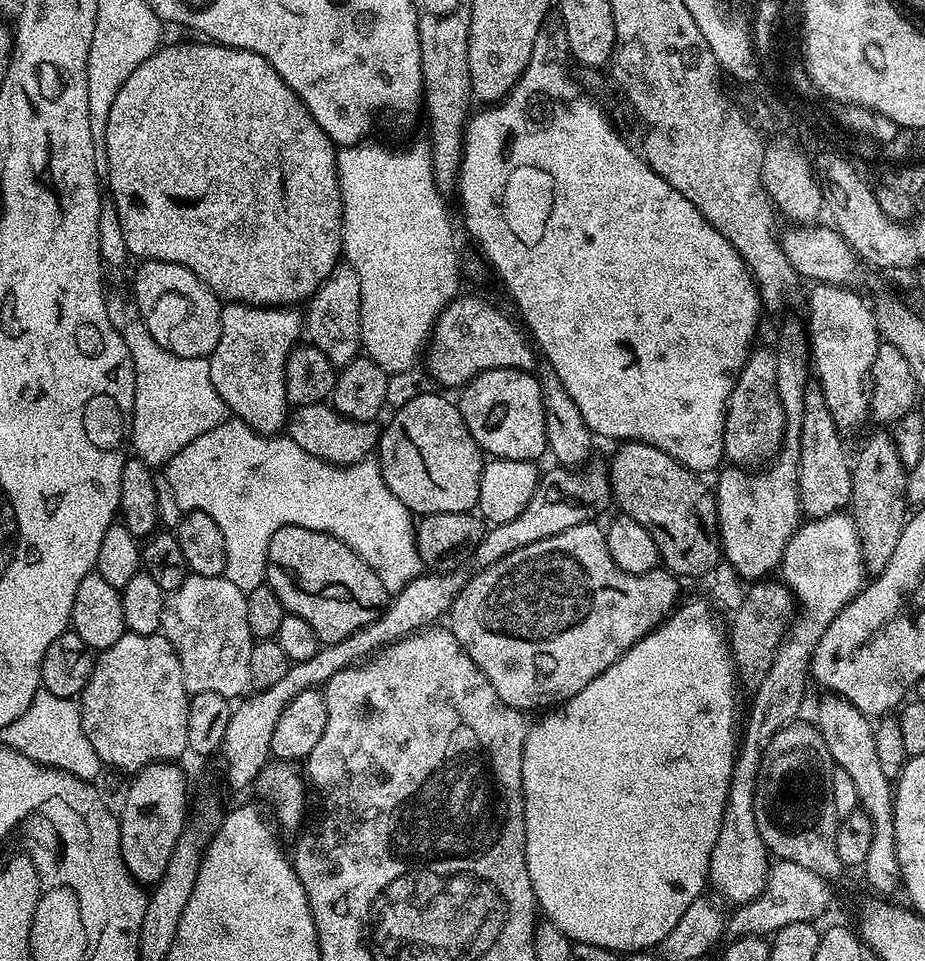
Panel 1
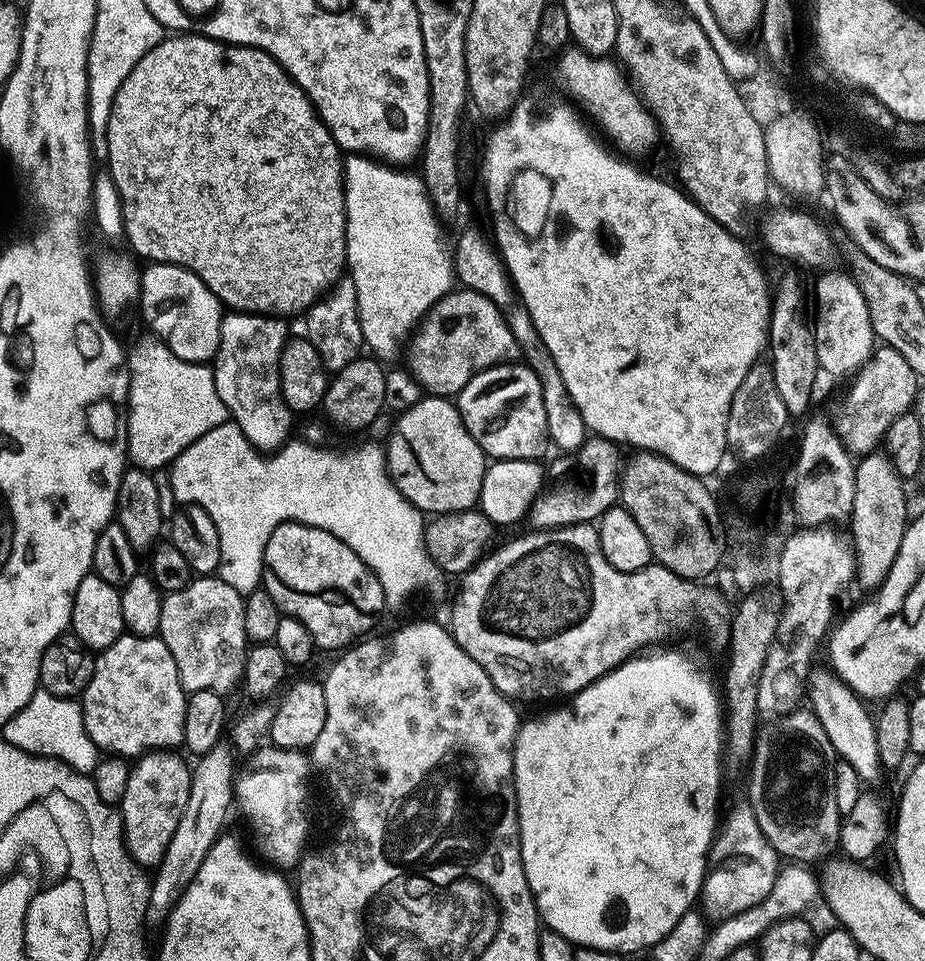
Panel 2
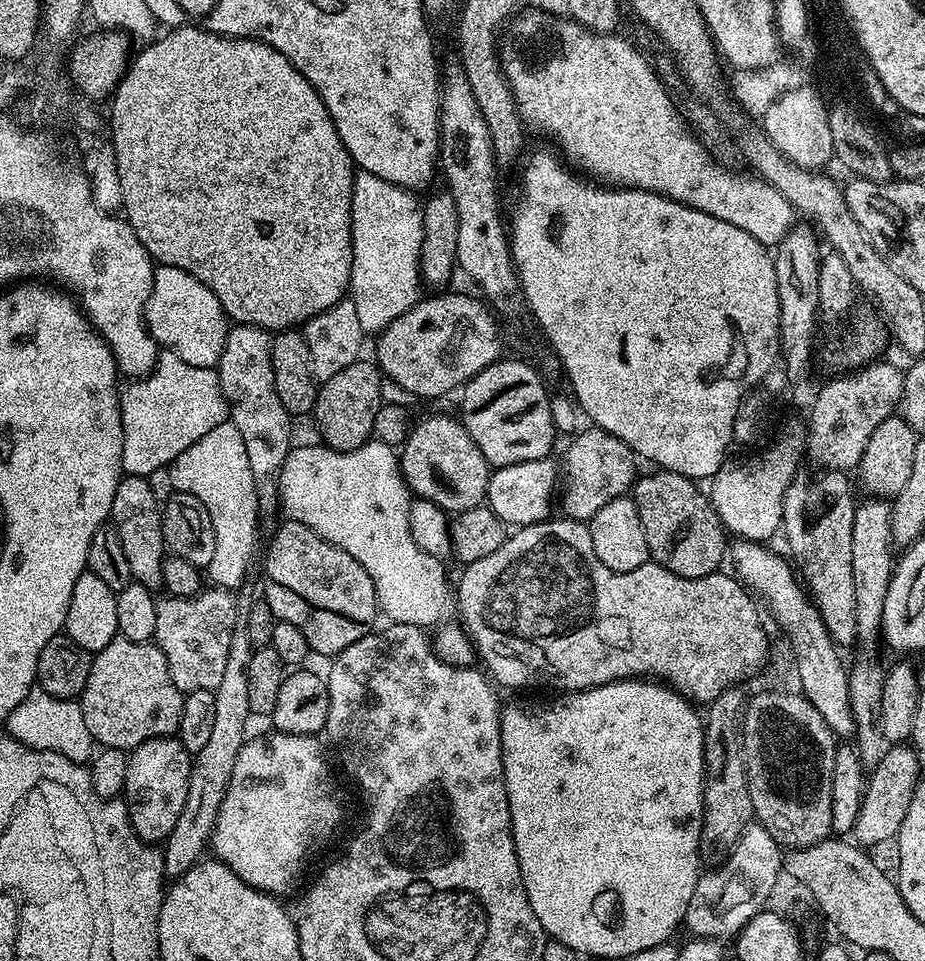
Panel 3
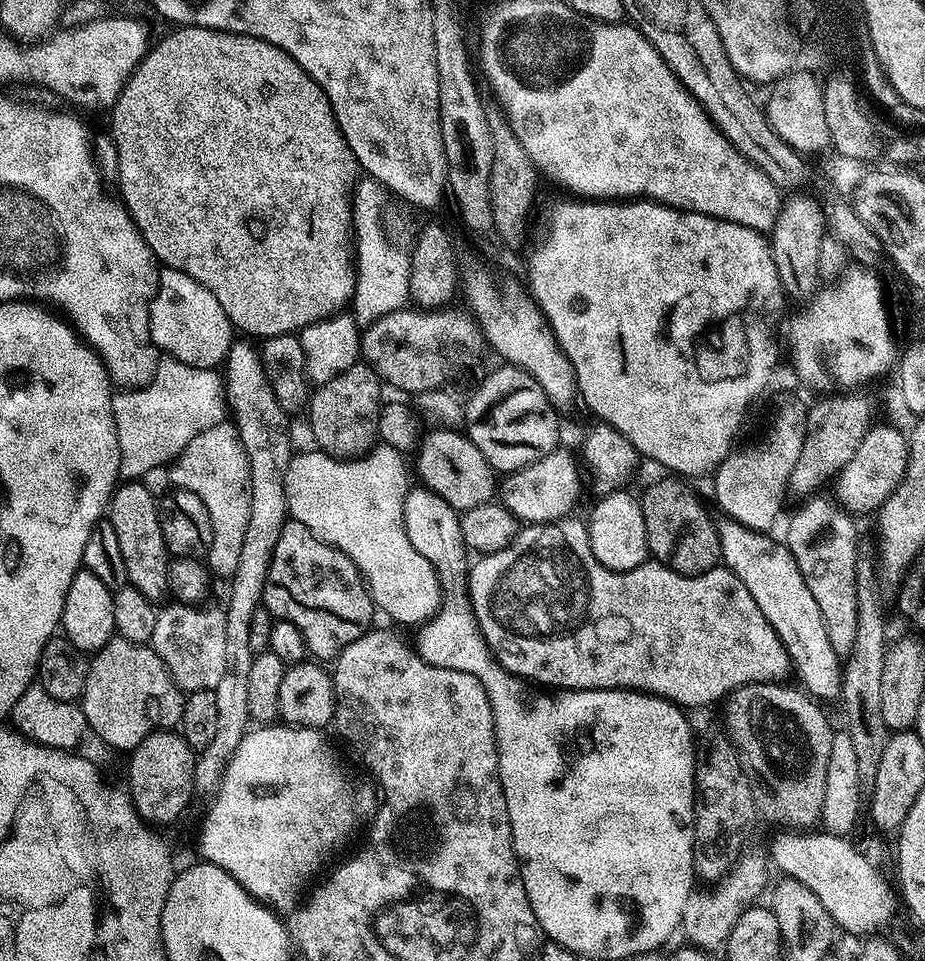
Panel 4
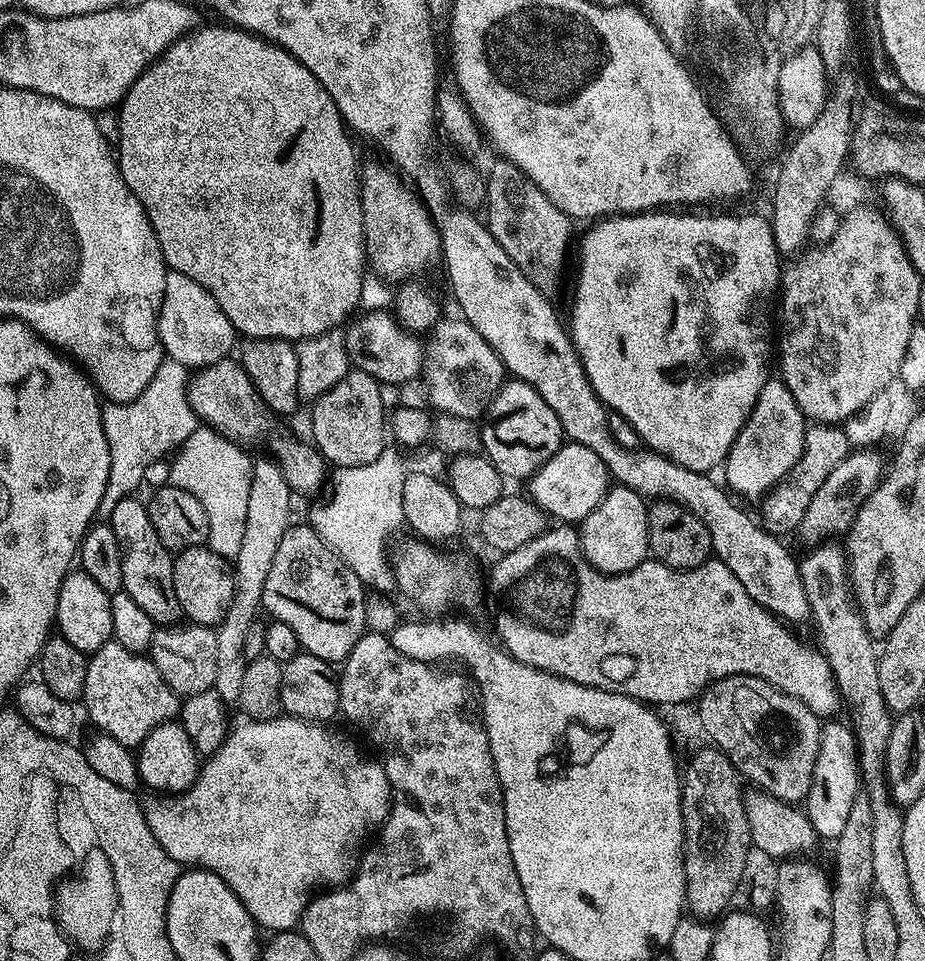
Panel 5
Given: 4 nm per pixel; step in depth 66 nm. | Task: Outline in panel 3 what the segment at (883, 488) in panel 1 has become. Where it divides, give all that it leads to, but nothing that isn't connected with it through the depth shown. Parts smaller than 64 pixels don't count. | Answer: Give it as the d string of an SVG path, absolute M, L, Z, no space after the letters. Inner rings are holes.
M868 498L857 507L854 530L850 542L850 558L854 570L854 602L856 603L856 639L862 645L879 641L882 636L882 610L886 590L894 567L894 541L892 539L892 506L884 498Z

